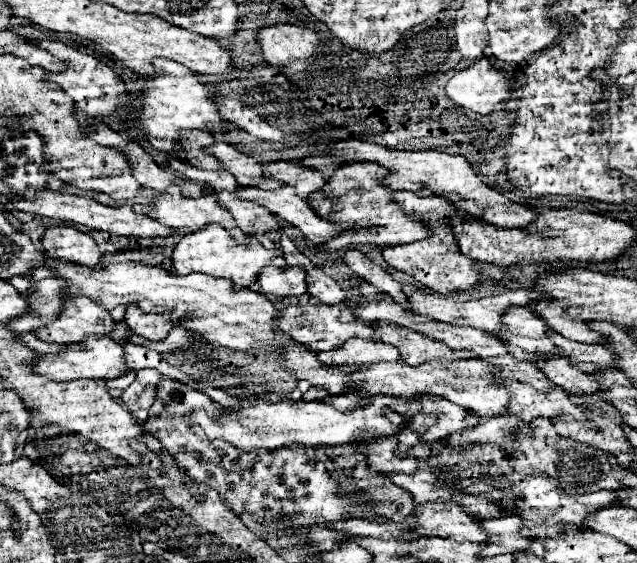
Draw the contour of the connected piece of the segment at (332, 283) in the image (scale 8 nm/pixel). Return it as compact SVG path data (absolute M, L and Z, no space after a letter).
M305 267L305 273L307 273L307 291L311 297L317 297L321 303L329 303L329 305L347 299L343 287L335 279L331 279L323 269Z

